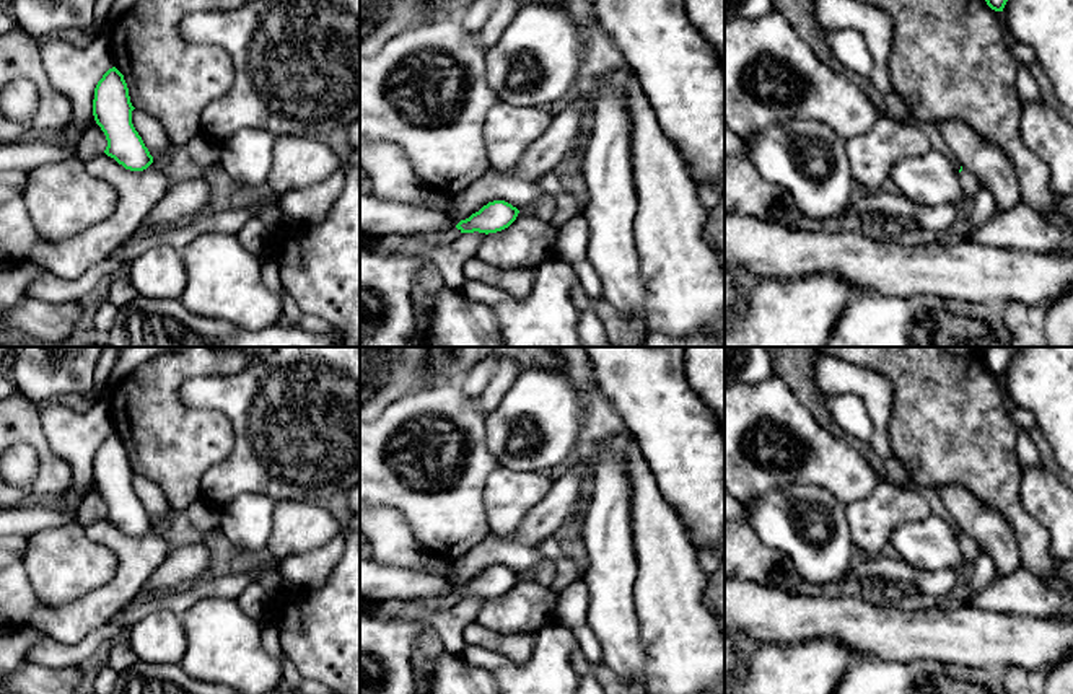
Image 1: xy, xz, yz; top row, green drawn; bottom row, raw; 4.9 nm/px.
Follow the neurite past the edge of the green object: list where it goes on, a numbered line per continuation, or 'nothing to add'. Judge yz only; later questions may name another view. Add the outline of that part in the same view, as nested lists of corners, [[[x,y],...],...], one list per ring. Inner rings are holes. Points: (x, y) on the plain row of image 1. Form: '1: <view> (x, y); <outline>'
nothing to add

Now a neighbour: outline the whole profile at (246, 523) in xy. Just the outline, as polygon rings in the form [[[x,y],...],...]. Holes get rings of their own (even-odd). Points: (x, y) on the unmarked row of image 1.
[[[244,494],[223,510],[218,528],[231,546],[249,552],[264,551],[274,525],[274,508],[272,499]]]

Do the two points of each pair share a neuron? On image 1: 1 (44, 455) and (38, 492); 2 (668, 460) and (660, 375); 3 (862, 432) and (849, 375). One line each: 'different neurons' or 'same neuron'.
1: same neuron
2: same neuron
3: different neurons

